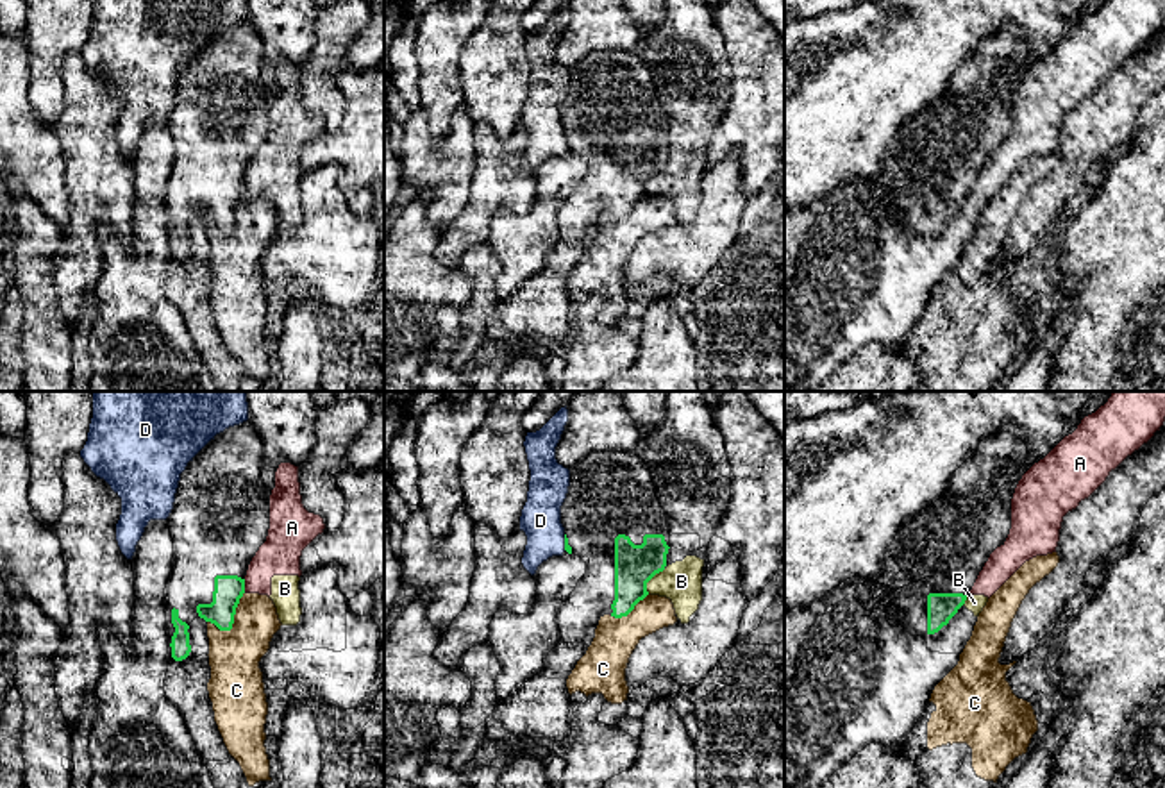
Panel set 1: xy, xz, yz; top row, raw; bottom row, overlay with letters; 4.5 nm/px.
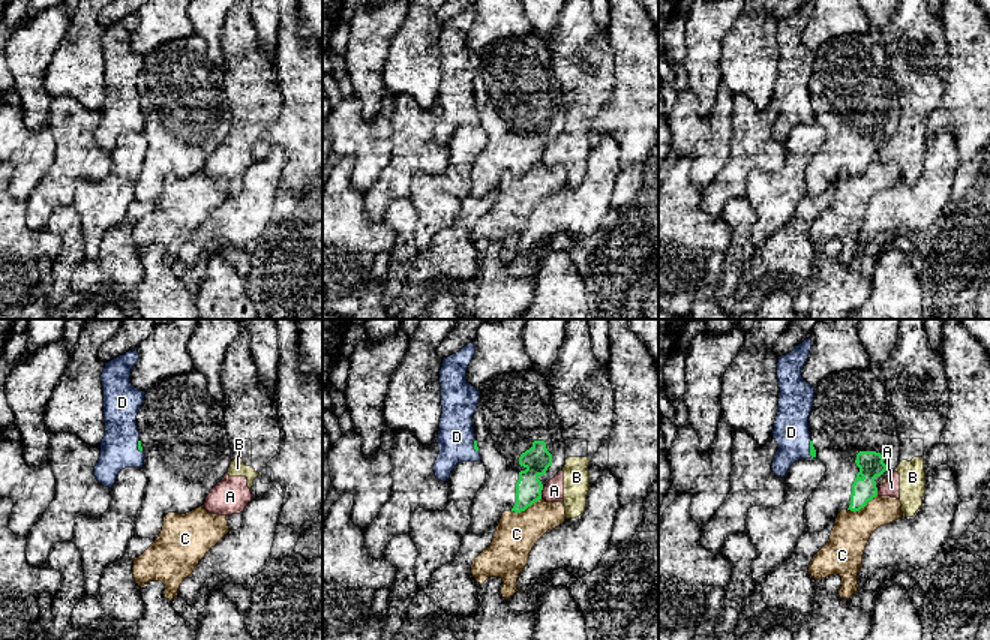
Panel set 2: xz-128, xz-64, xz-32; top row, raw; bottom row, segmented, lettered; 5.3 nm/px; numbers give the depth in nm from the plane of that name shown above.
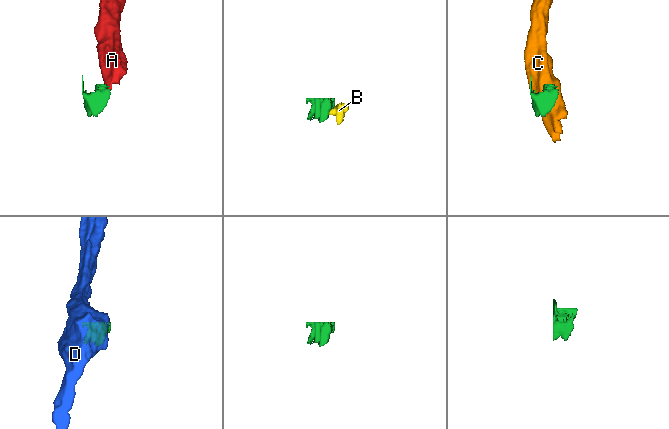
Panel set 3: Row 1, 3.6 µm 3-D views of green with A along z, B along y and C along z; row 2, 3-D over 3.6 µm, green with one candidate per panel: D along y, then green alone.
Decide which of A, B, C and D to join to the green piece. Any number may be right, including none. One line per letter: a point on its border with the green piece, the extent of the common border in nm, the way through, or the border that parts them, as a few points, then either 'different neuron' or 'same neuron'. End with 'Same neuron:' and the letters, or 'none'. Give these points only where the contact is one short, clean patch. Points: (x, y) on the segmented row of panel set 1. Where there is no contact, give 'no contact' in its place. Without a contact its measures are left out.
A: meets green in xy at (243, 586); contact 60 nm long; border along xy (243, 579), (245, 592); different neuron
B: meets green in xz at (651, 578); contact 150 nm long; border along xz (665, 569), (647, 583), (647, 594); different neuron
C: meets green in xy at (233, 622); contact 220 nm long; border along xy (243, 592), (229, 629), (218, 629), (208, 622); different neuron
D: meets green in xz at (565, 542); contact 70 nm long; different neuron
Same neuron: none

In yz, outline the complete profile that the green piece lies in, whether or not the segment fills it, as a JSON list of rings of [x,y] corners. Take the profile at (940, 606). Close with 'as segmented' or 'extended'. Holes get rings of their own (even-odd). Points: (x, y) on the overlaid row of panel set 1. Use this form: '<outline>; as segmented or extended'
[[[1004,425],[954,472],[947,491],[897,532],[874,581],[888,590],[911,636],[947,625],[990,554],[1004,545],[1026,454],[1015,425]]]; extended

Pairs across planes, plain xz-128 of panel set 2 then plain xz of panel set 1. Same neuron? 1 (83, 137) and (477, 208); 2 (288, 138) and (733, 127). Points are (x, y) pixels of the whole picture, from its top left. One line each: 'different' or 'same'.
1: same
2: same

